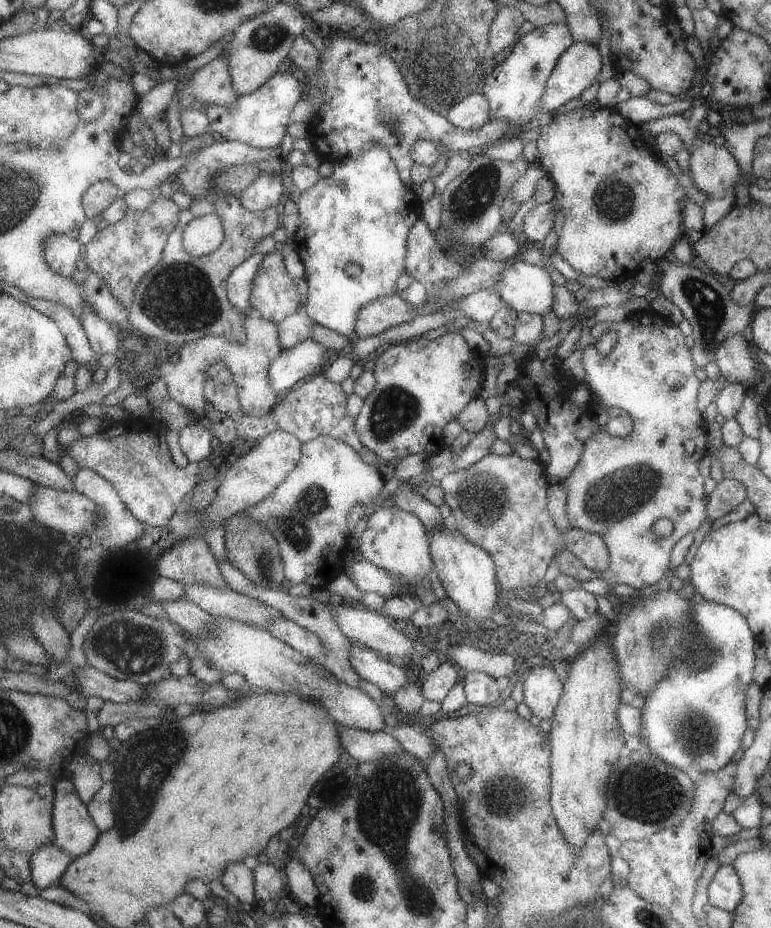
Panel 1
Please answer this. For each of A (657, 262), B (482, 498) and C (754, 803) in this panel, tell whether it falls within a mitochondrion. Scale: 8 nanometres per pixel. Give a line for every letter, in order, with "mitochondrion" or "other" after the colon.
A: other
B: mitochondrion
C: other

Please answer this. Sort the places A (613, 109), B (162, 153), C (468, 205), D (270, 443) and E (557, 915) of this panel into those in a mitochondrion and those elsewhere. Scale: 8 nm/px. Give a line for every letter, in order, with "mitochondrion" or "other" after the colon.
A: other
B: other
C: mitochondrion
D: other
E: other

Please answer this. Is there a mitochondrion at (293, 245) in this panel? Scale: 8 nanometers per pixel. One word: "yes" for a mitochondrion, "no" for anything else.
no

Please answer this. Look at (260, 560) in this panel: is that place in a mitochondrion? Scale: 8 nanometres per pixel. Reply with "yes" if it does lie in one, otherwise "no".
yes

